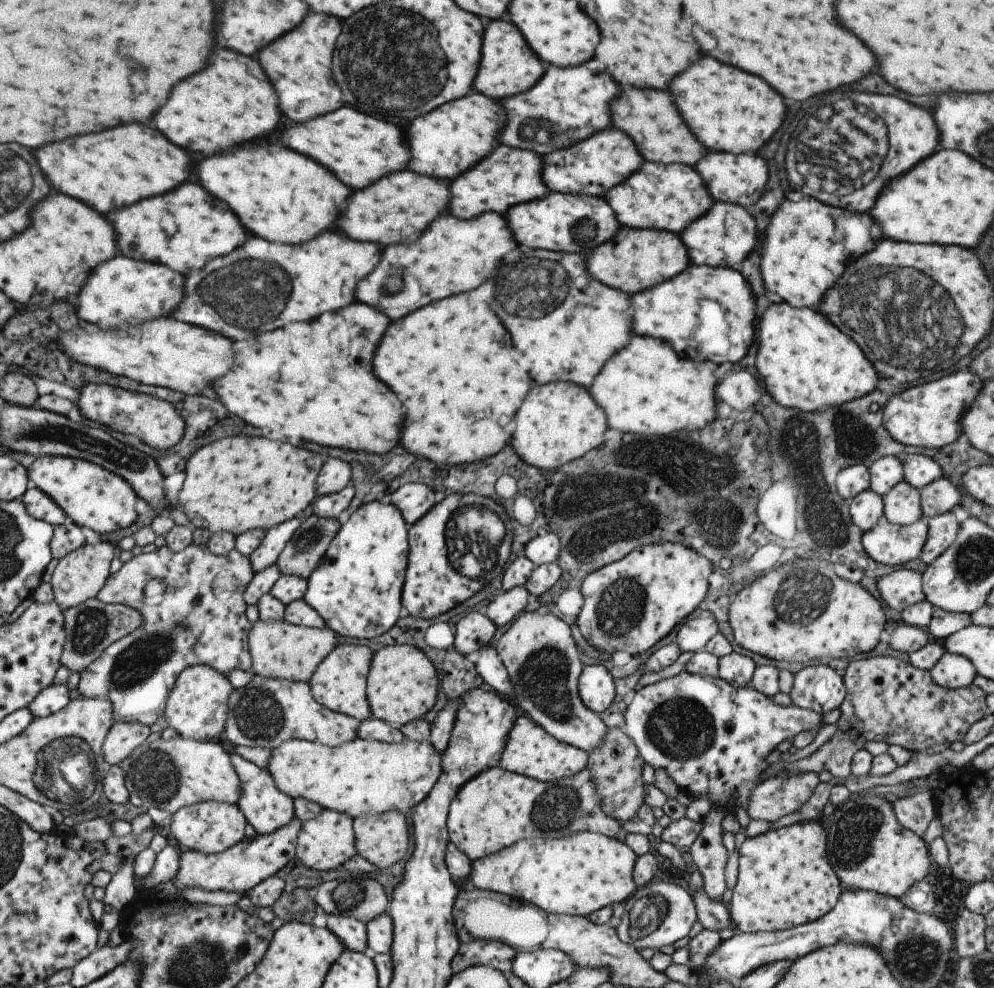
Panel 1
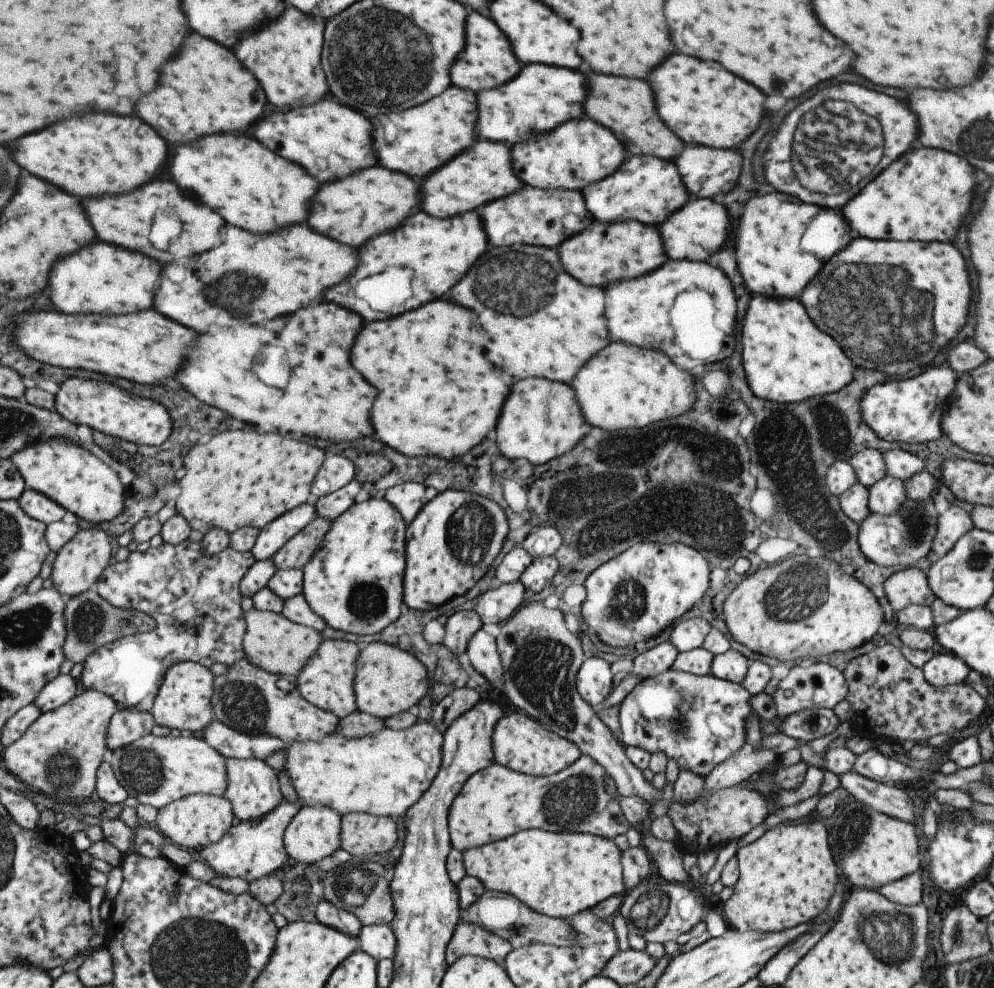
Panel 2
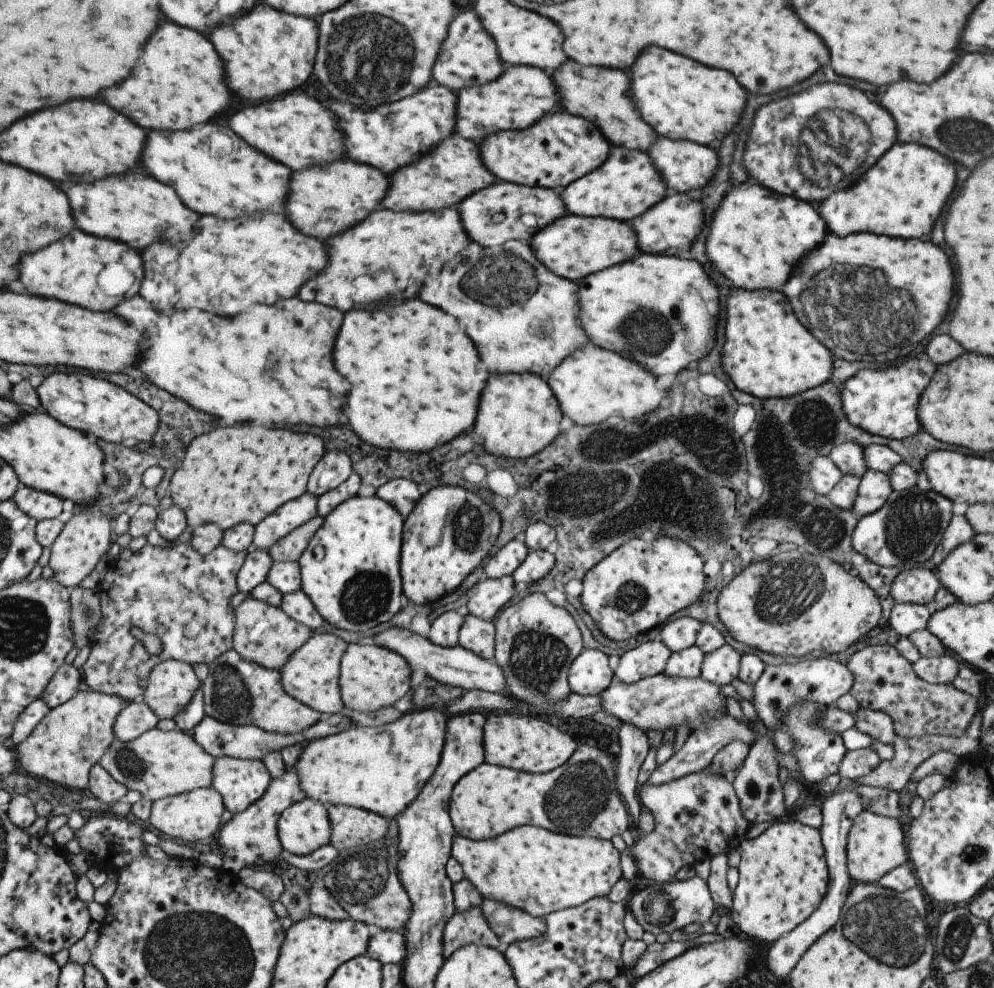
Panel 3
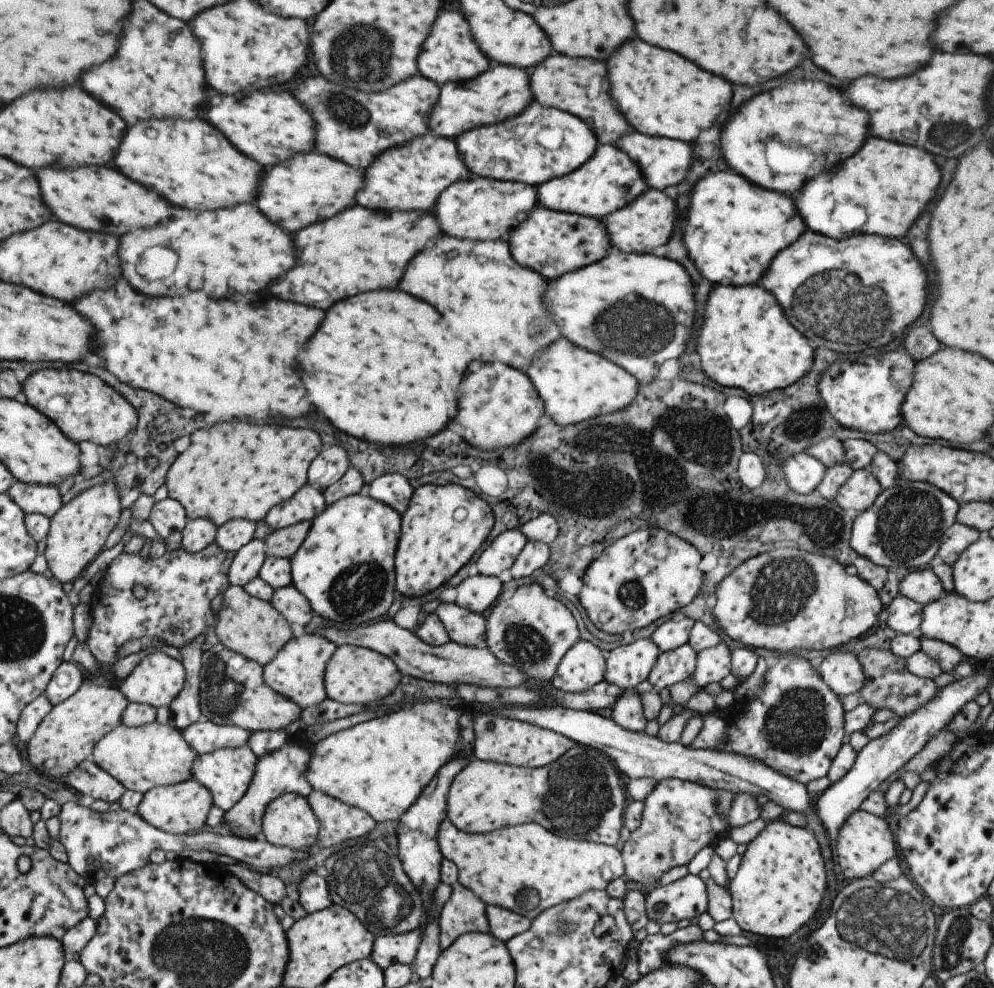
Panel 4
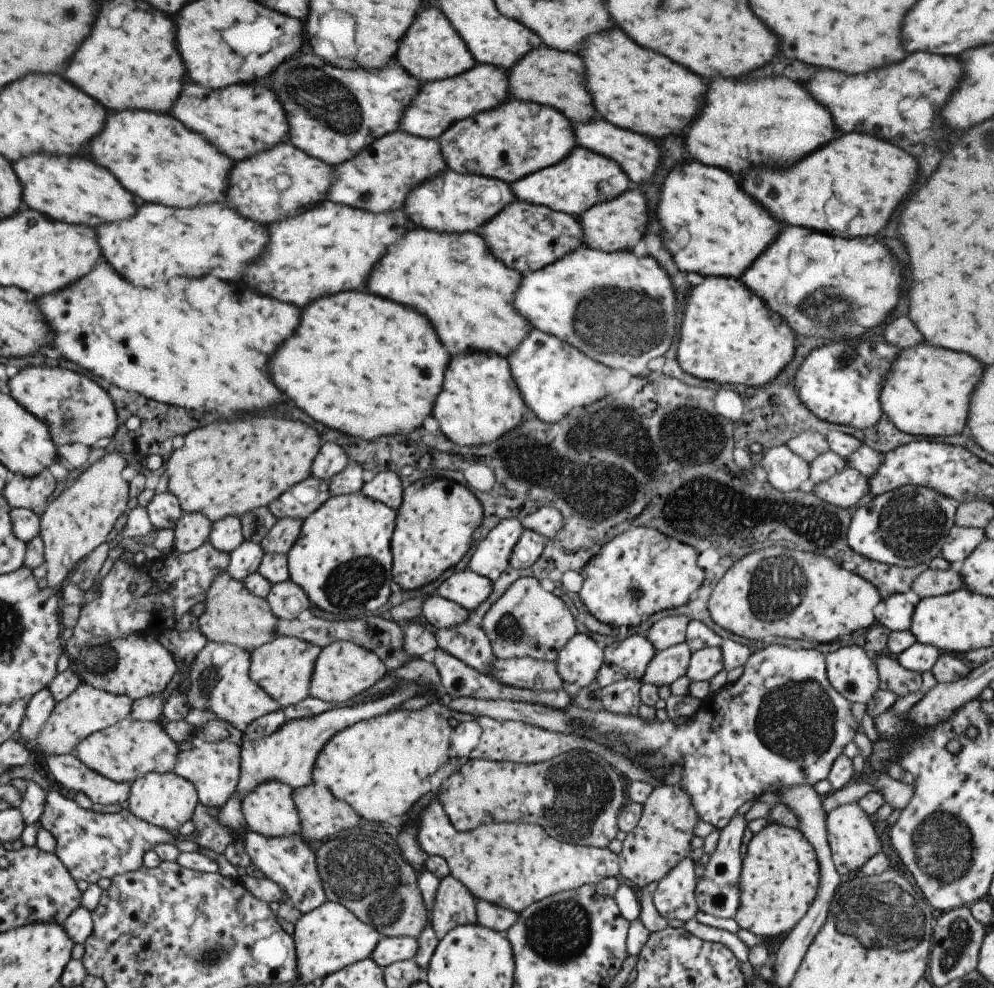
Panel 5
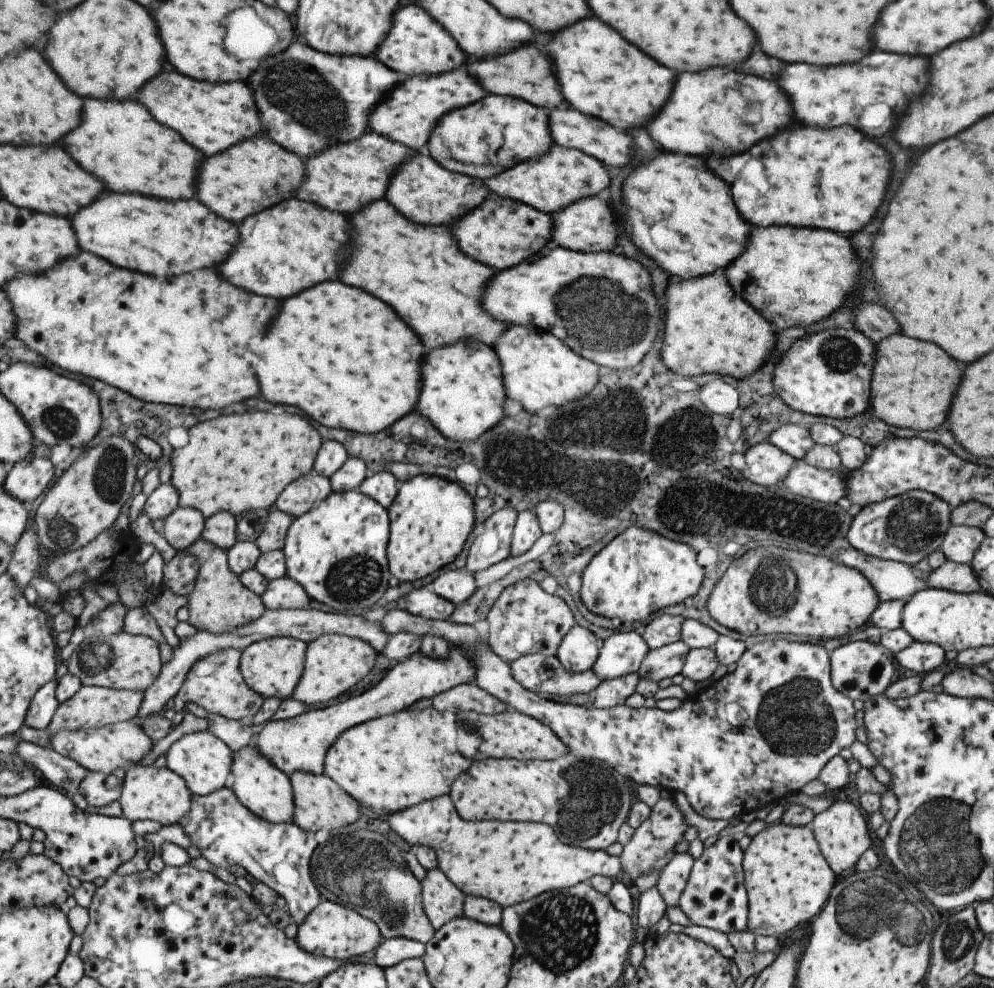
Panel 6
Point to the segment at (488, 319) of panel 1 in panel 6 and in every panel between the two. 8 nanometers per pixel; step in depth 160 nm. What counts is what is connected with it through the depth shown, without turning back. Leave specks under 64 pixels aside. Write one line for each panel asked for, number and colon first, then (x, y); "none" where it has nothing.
2: (431, 403)
3: (416, 388)
4: (382, 367)
5: (362, 365)
6: (335, 352)

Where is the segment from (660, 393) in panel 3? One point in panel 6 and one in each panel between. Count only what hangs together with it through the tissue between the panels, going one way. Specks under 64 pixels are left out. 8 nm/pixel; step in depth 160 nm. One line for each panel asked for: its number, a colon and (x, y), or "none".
4: (573, 384)
5: (554, 379)
6: (538, 370)

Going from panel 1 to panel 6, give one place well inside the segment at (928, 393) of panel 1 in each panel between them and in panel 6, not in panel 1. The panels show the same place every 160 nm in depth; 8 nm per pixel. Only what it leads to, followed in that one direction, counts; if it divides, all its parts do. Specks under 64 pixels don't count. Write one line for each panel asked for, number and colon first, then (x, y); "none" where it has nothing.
2: (905, 412)
3: (882, 402)
4: (865, 396)
5: (839, 383)
6: (827, 374)

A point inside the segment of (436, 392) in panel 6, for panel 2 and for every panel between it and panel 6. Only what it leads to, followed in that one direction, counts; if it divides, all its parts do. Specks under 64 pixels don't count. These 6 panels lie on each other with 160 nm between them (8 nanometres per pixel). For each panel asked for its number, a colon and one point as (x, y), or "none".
2: (542, 419)
3: (518, 416)
4: (498, 407)
5: (478, 403)

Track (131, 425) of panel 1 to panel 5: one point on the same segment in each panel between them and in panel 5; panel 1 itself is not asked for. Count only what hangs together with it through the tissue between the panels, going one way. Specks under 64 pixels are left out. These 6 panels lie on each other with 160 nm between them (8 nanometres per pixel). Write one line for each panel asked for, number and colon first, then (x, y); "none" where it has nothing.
2: (101, 405)
3: (101, 409)
4: (86, 408)
5: (78, 410)

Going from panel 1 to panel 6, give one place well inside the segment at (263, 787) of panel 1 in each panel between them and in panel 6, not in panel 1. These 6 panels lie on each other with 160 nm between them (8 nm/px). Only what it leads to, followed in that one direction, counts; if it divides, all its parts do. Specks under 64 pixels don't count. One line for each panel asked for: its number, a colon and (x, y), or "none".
2: (252, 789)
3: (240, 782)
4: (225, 773)
5: (212, 767)
6: (203, 762)

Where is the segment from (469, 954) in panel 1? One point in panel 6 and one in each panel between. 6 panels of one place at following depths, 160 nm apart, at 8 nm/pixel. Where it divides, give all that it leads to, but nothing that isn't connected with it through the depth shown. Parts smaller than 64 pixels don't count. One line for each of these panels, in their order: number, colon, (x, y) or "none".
2: (467, 939)
3: (468, 927)
4: (463, 912)
5: (453, 905)
6: (442, 901)

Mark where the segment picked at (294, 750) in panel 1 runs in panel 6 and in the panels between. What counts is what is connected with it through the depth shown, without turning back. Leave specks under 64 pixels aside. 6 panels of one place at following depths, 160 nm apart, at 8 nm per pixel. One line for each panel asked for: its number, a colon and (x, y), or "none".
2: (384, 774)
3: (381, 769)
4: (379, 766)
5: (379, 767)
6: (387, 764)

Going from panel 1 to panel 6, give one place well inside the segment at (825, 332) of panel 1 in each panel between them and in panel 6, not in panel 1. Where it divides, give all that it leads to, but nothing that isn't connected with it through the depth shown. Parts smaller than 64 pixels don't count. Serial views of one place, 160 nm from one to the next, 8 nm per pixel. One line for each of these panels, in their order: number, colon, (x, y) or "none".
2: (786, 358)
3: (766, 353)
4: (744, 342)
5: (726, 336)
6: (708, 328)

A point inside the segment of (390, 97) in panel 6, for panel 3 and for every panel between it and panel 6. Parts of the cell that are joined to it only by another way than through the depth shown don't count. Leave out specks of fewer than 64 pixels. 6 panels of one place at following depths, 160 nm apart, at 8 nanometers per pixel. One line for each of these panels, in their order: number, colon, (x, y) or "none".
3: (521, 95)
4: (502, 91)
5: (439, 104)

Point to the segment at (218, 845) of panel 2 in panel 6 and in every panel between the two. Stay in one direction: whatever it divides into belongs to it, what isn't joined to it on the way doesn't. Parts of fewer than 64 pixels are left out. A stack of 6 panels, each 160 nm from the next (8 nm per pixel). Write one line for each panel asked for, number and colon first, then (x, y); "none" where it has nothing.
3: (248, 839)
4: (283, 770)
5: (287, 755)
6: (297, 744)

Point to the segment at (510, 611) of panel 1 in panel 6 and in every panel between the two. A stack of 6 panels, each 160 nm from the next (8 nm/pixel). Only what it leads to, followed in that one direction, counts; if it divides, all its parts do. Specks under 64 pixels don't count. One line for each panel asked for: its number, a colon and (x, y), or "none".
2: (494, 606)
3: (488, 597)
4: (476, 593)
5: (467, 589)
6: (454, 586)

